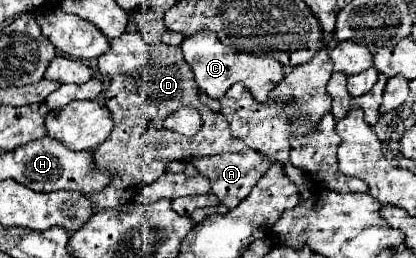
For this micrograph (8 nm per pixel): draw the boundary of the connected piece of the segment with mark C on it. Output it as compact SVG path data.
M207 29L199 31L191 37L185 37L181 43L181 49L183 49L185 61L191 65L193 73L195 73L197 87L203 89L213 99L219 99L229 89L229 85L243 83L245 89L249 89L249 93L257 101L267 101L267 93L283 79L283 69L281 69L279 61L259 59L249 53L233 53L233 51L229 51L229 47L225 47L217 39L217 35L213 31L207 31Z

